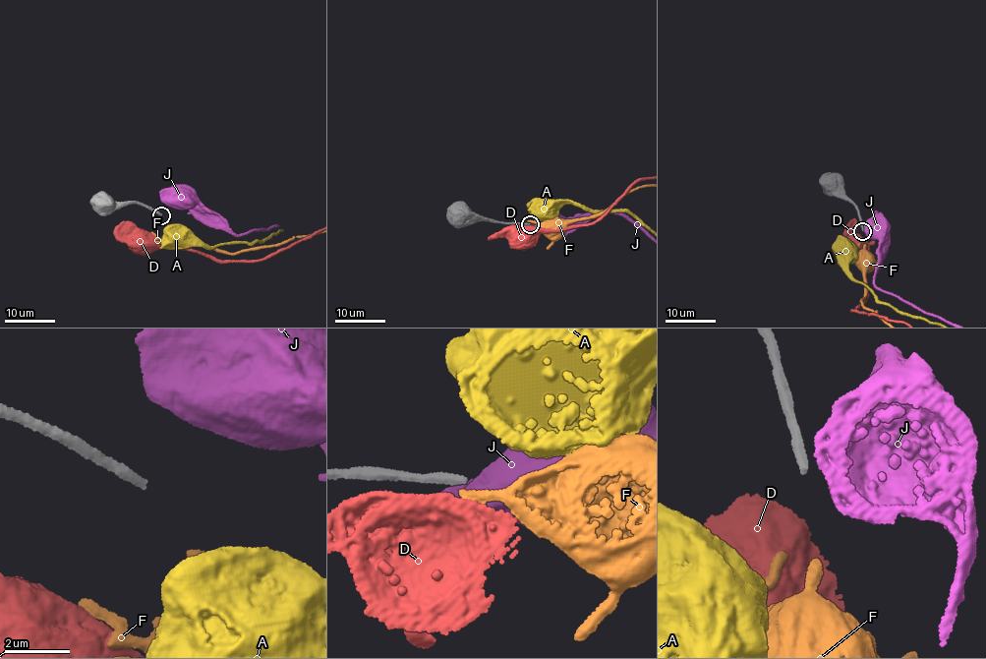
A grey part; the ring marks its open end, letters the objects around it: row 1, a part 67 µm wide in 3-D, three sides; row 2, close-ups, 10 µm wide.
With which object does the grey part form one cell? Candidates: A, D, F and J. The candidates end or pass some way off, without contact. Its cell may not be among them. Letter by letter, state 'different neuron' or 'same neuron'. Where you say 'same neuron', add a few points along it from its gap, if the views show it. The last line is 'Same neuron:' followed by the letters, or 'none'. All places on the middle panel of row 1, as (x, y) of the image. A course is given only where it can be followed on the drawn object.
A: different neuron
D: different neuron
F: different neuron
J: different neuron
Same neuron: none

